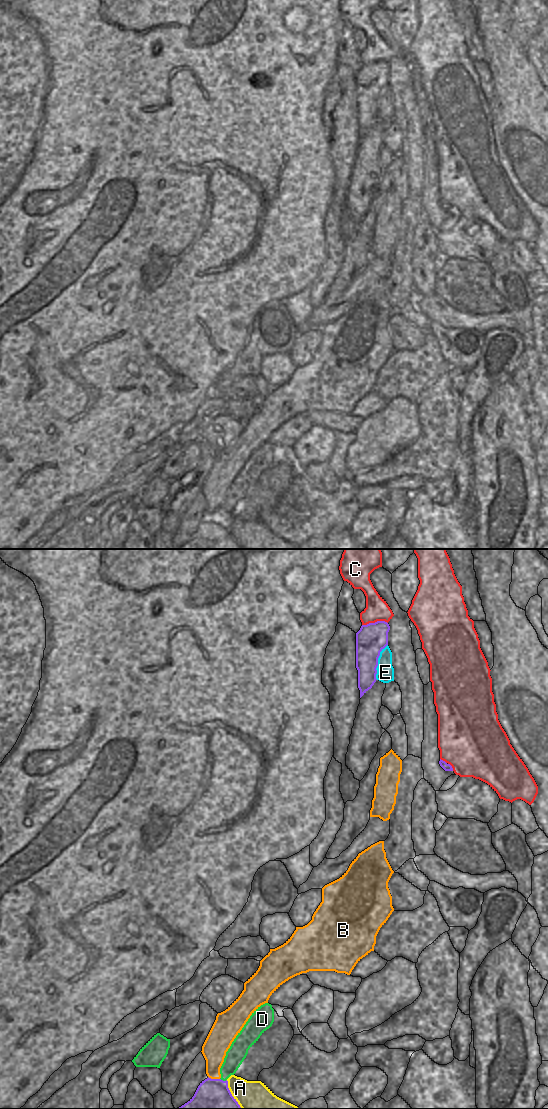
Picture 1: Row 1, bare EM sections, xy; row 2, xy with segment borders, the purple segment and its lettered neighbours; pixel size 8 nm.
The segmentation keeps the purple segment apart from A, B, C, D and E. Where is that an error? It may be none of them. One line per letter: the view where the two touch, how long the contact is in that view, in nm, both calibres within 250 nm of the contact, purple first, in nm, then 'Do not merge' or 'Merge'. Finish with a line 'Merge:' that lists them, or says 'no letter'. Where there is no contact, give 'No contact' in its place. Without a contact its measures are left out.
A: Touches purple in xy. Shared border 260 nm. Thickness 360 nm (purple) against 300 nm. Do not merge
B: Touches purple in xy. Shared border 100 nm. Thickness 360 nm (purple) against 200 nm. Do not merge
C: Touches purple in xy. Shared border 200 nm. Thickness 240 nm (purple) against 180 nm. Do not merge
D: Touches purple in xy. Shared border 60 nm. Thickness 360 nm (purple) against 150 nm. Do not merge
E: Touches purple in xy. Shared border 300 nm. Thickness 240 nm (purple) against 140 nm. Do not merge
Merge: no letter.

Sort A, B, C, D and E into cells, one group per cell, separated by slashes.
A / B / C / D / E

